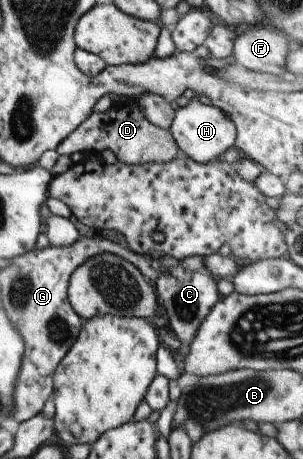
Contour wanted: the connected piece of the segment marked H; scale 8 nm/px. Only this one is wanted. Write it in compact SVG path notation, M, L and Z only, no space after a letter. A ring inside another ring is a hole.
M194 95L187 96L176 106L169 129L174 141L178 143L181 155L190 157L196 163L208 163L208 161L216 160L227 149L235 145L237 136L235 122L228 114L213 104L202 104Z

